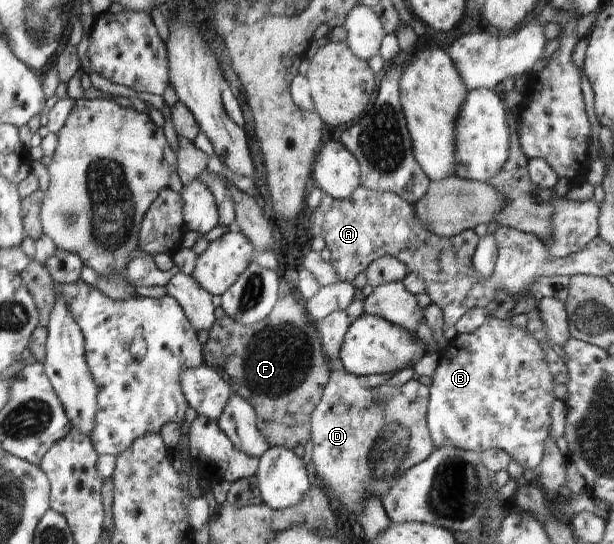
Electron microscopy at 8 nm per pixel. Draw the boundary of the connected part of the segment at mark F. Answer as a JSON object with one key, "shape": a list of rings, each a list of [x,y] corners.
{"shape":[[[280,278],[280,289],[278,294],[278,299],[276,305],[272,308],[272,311],[262,320],[258,321],[251,326],[245,326],[239,324],[237,321],[230,319],[228,316],[222,317],[222,319],[217,319],[214,322],[214,325],[209,329],[209,336],[207,338],[207,342],[203,346],[203,358],[204,365],[212,364],[216,370],[224,371],[226,375],[228,375],[228,379],[230,379],[229,384],[231,385],[232,391],[234,394],[242,396],[242,399],[250,402],[250,405],[254,408],[254,411],[257,415],[257,426],[258,429],[263,433],[263,436],[266,438],[266,441],[269,445],[272,446],[282,446],[286,449],[292,450],[299,443],[303,445],[311,439],[311,413],[314,411],[316,405],[320,401],[320,398],[323,394],[323,389],[325,385],[329,382],[331,366],[328,367],[326,365],[326,361],[328,361],[322,344],[321,337],[317,331],[316,324],[308,317],[307,311],[305,310],[296,299],[294,299],[294,295],[292,295],[292,289],[288,287],[288,283],[284,279]]]}

